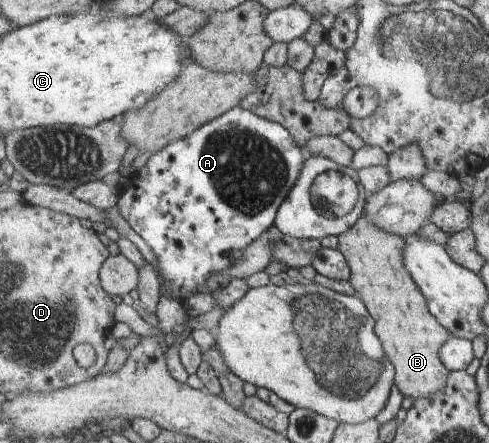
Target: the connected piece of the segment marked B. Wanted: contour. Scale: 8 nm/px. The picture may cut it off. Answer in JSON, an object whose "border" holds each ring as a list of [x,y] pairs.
{"border":[[[367,216],[362,218],[344,234],[338,236],[339,249],[345,254],[352,276],[349,281],[355,291],[355,295],[361,297],[366,303],[371,315],[375,316],[377,323],[377,335],[381,337],[385,351],[389,359],[396,367],[396,385],[405,397],[416,400],[441,393],[448,382],[451,370],[443,363],[440,351],[443,345],[449,341],[450,331],[433,315],[430,310],[426,295],[423,295],[419,284],[413,279],[409,268],[404,262],[404,249],[406,239],[403,236],[389,233],[379,227]]]}

